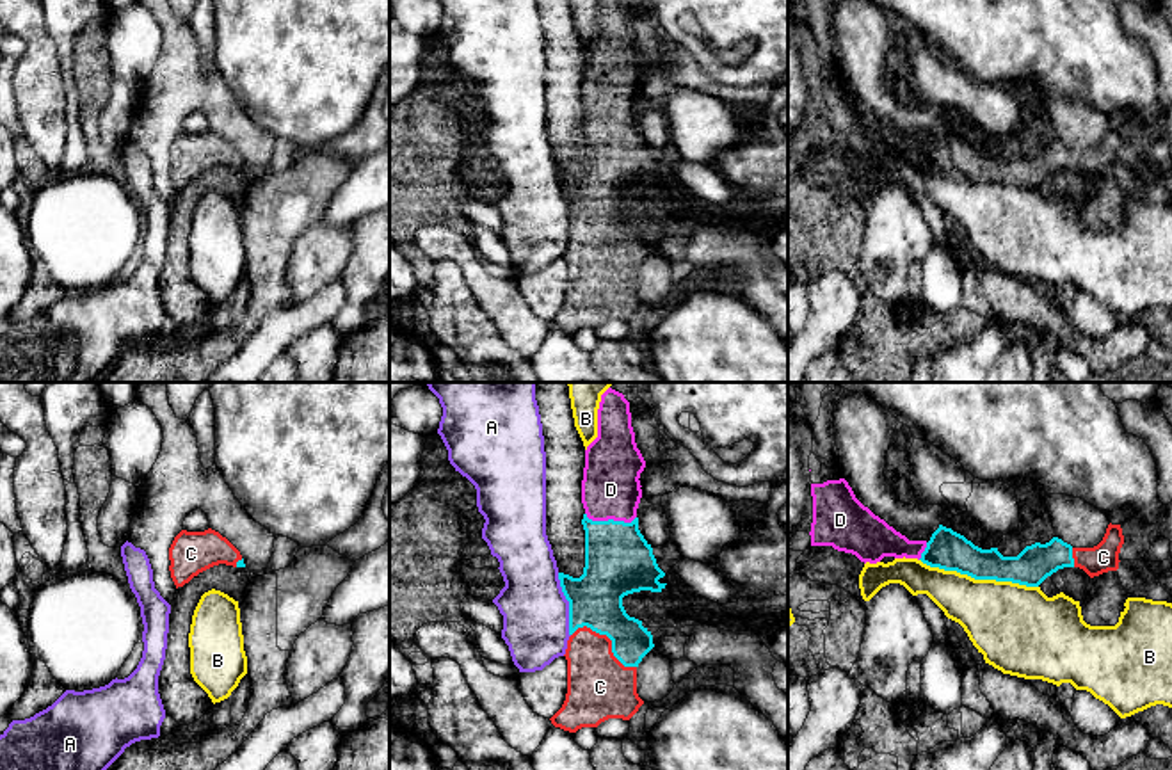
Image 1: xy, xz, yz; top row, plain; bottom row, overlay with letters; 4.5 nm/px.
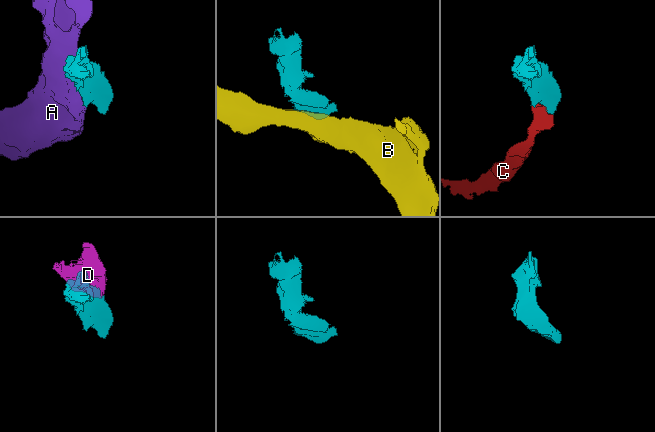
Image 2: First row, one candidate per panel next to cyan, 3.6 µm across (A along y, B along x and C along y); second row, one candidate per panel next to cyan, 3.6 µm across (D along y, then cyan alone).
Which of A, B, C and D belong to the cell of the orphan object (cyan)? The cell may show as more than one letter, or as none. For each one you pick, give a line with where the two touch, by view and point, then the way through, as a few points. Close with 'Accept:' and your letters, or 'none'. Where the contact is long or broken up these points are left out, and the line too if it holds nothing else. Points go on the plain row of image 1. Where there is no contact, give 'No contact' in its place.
C: Touches cyan at xz (609, 239). Path across: xz (594, 201), (598, 226), (609, 239), (602, 256), (600, 288)
D: Touches cyan at xz (610, 121)
Accept: C, D

